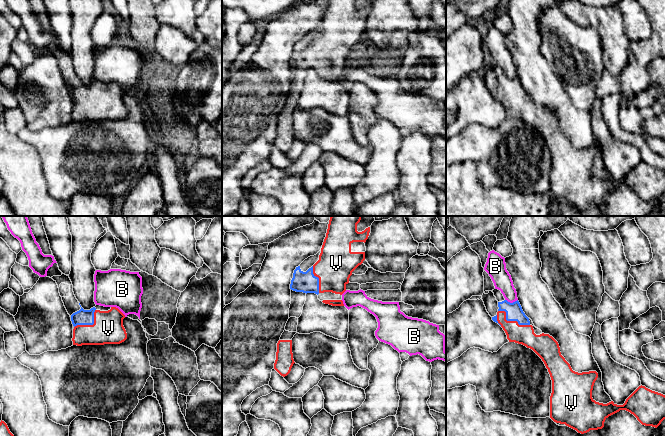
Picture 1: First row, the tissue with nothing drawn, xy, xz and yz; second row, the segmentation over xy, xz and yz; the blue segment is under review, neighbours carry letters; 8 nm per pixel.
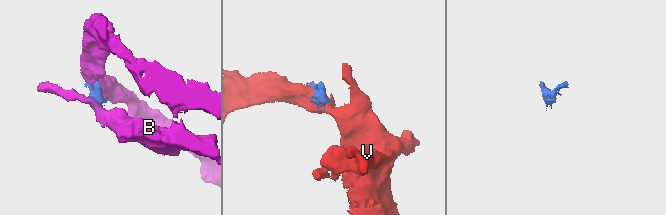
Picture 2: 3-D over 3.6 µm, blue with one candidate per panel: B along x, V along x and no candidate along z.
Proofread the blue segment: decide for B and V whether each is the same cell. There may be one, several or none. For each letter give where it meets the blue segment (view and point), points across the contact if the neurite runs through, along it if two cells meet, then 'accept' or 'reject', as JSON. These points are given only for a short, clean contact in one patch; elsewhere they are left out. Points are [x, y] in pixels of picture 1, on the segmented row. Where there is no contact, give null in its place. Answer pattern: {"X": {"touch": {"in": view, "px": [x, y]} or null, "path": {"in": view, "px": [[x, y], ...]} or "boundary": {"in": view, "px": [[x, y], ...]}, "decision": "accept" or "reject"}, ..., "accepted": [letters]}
{"B": {"touch": {"in": "yz", "px": [511, 303]}, "boundary": {"in": "yz", "px": [[505, 299], [510, 302], [517, 300]]}, "decision": "reject"}, "V": {"touch": {"in": "yz", "px": [511, 320]}, "decision": "accept"}, "accepted": ["V"]}

